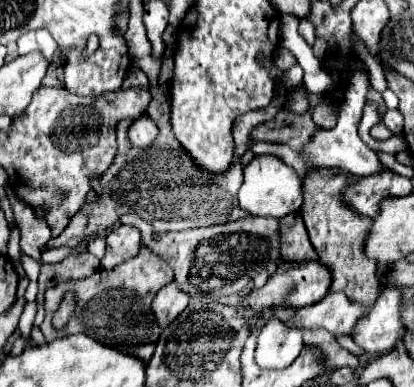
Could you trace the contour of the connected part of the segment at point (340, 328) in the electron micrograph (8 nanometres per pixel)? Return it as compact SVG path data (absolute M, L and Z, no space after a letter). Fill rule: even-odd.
M328 293L324 301L318 301L316 305L308 305L296 313L288 325L300 325L300 327L324 327L330 333L342 333L350 335L354 323L368 313L364 305L356 305L356 301L348 301L344 293Z

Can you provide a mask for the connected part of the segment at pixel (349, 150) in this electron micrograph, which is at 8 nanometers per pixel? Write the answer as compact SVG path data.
M356 71L352 75L352 81L348 85L348 91L346 91L346 99L344 103L340 105L340 113L338 113L338 121L336 121L336 127L332 131L316 131L312 141L302 149L302 153L296 153L292 151L290 147L286 145L278 145L278 143L260 143L260 141L248 141L248 151L252 151L254 155L262 155L262 153L272 153L272 155L278 155L280 159L284 159L288 165L292 165L296 169L296 173L304 179L306 171L310 169L324 169L324 167L340 167L342 171L346 173L352 173L352 175L372 175L372 173L380 173L380 169L388 169L380 157L358 137L358 125L360 125L360 119L362 119L362 107L366 103L366 89L368 89L368 77L364 71Z

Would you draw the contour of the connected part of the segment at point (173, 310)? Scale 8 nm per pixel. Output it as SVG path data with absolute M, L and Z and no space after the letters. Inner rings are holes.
M168 283L166 287L162 287L152 303L152 311L158 325L168 327L178 317L178 313L186 309L188 301L190 297L176 283Z

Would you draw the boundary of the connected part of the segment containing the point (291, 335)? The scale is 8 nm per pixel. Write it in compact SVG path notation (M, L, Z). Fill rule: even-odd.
M270 317L262 325L256 347L256 363L268 369L288 367L302 349L302 333L298 329L288 329L278 317Z

